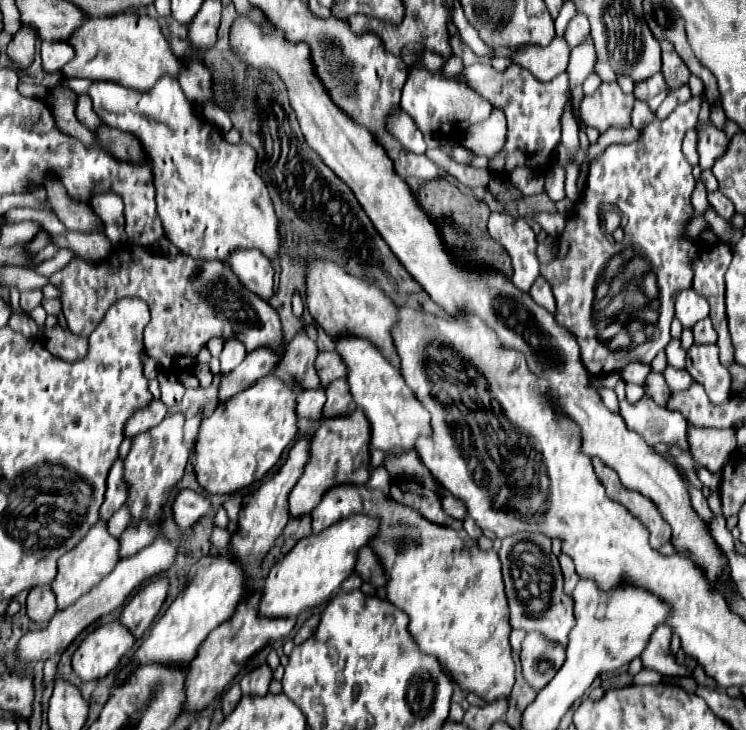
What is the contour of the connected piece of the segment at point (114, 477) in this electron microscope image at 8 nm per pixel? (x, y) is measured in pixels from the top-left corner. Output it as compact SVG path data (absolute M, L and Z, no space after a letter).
M118 458L110 468L106 500L100 508L100 518L102 520L108 520L126 502L126 482L122 482L122 466L124 466L124 460Z

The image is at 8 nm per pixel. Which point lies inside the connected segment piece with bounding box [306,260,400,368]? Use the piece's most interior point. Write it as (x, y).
(341, 304)

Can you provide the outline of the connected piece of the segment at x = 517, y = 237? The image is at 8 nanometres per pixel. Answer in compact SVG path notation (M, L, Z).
M494 212L488 220L488 232L492 238L502 242L508 250L514 266L512 282L528 292L532 282L540 276L540 260L536 256L536 234L526 220L518 220L510 214Z

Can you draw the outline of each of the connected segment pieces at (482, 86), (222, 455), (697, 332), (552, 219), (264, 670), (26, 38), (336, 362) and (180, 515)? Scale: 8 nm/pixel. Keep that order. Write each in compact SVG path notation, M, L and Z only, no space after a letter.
M474 64L462 70L462 76L468 80L468 84L480 92L482 98L486 98L492 106L504 108L508 118L508 134L506 134L506 146L504 152L508 156L506 168L512 166L528 166L528 168L544 168L556 150L556 144L560 142L560 116L564 110L564 104L569 99L569 80L567 73L550 82L538 82L530 74L530 70L514 64L504 72L496 72L490 64Z
M274 374L258 380L254 386L234 394L224 406L218 406L202 420L194 446L194 470L202 488L210 494L228 494L262 480L280 460L284 448L296 440L296 392L278 382Z
M704 318L702 322L698 322L694 328L694 344L714 344L716 342L716 330L712 328L710 318Z
M540 212L540 214L534 214L534 218L540 222L544 232L548 232L550 236L558 236L564 230L564 226L566 226L566 216L564 214Z
M268 664L258 666L256 670L248 672L242 680L240 680L240 688L244 694L256 694L256 696L264 696L268 692L268 684L272 680L272 670L268 668Z
M20 26L20 30L14 34L12 42L8 44L6 54L20 68L28 68L34 60L36 44L38 44L38 34L34 34L34 30L30 30L30 26Z
M320 352L316 358L316 370L324 386L328 386L336 378L346 378L346 366L342 366L342 358L338 358L338 352Z
M180 490L172 502L172 514L178 526L188 528L210 512L210 500L194 490Z

